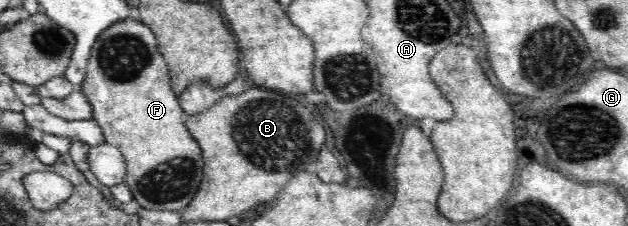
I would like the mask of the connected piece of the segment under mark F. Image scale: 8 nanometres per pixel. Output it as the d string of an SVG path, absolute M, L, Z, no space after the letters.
M137 16L125 18L124 21L115 22L108 26L95 39L93 48L89 56L87 68L83 82L79 86L83 96L92 108L92 120L101 128L104 136L104 142L116 146L122 153L126 162L126 177L124 182L129 186L132 198L135 199L142 208L147 210L181 210L187 206L191 199L195 196L199 184L201 184L201 172L203 172L203 160L201 160L201 150L199 144L191 138L191 134L187 134L186 117L183 109L180 107L178 96L173 92L171 84L171 75L167 61L163 54L159 51L158 42L153 31L145 24L139 22Z

